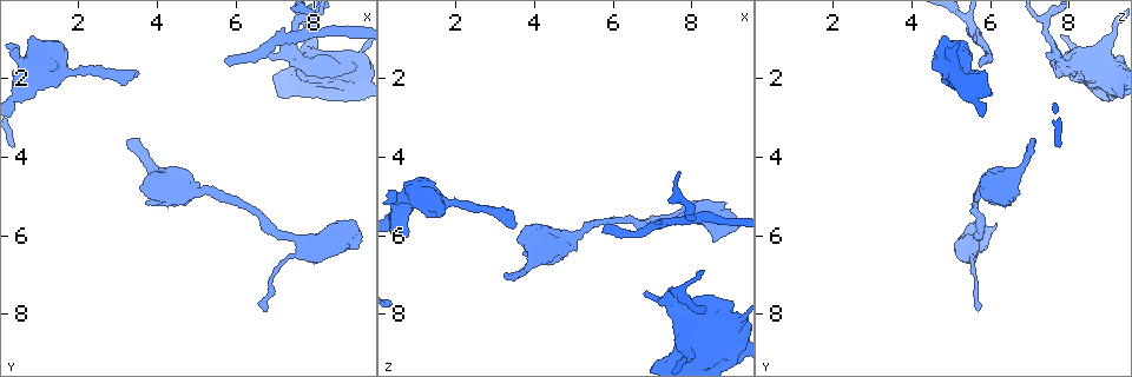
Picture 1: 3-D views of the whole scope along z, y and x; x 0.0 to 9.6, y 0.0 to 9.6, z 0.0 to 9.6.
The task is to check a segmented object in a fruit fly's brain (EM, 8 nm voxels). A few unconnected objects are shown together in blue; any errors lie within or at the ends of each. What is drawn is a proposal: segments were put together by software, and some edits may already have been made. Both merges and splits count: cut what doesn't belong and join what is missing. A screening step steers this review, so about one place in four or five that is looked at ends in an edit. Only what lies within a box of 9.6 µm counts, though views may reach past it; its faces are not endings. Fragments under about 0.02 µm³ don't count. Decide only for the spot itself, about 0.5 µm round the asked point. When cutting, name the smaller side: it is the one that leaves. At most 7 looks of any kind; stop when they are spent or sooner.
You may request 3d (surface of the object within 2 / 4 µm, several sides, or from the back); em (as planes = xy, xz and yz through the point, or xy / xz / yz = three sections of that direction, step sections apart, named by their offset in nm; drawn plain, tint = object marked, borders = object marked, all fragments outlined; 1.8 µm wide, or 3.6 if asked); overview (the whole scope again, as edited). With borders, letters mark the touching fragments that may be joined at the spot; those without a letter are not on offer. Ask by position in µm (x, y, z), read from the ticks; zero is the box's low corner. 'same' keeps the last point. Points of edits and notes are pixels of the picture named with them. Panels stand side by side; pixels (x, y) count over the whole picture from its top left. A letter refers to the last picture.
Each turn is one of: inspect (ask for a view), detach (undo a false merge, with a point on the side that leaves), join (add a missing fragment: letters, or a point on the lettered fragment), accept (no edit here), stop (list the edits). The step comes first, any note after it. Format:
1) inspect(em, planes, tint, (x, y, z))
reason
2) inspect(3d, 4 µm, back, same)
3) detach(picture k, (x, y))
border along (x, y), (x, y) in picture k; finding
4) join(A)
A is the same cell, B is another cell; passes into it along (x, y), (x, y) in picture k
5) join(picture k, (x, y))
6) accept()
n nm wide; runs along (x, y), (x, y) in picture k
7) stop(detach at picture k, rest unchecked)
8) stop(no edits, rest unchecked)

inspect(3d, 2 µm, (3.45, 1.95, 5.85))
free end

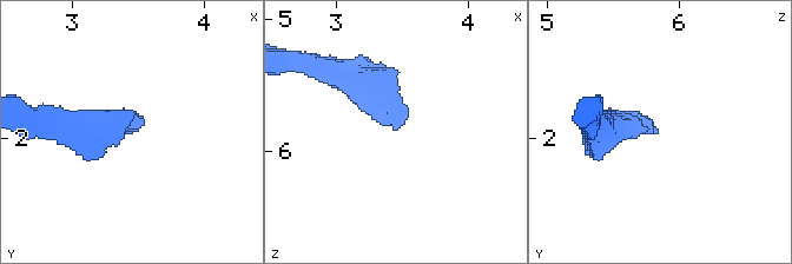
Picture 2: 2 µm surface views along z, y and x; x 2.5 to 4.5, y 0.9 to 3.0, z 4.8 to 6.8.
inspect(em, yz, step 8, borders, (3.42, 1.96, 5.82))
now the EM

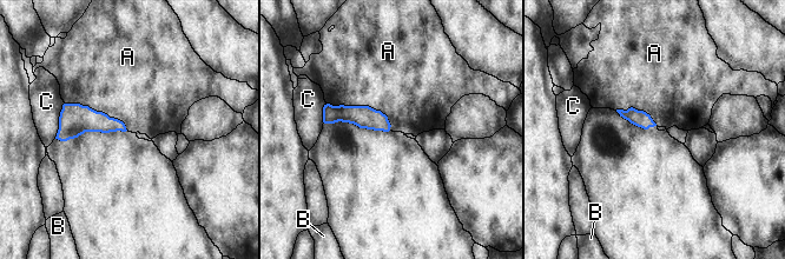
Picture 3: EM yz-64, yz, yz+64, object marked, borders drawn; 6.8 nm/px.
accept()
A, B and C are other cells; runs along (325, 110), (362, 115), (387, 127) in picture 3; none of them fits

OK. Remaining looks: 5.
inspect(em, xy, step 16, plain, (5.70, 1.65, 5.85))

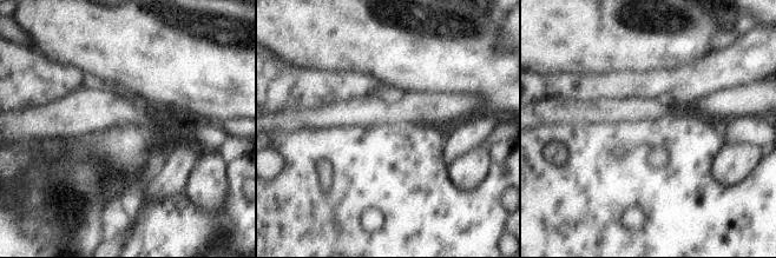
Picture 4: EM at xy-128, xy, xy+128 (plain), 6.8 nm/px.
inspect(em, xy, step 16, borders, same)
see the neighbours

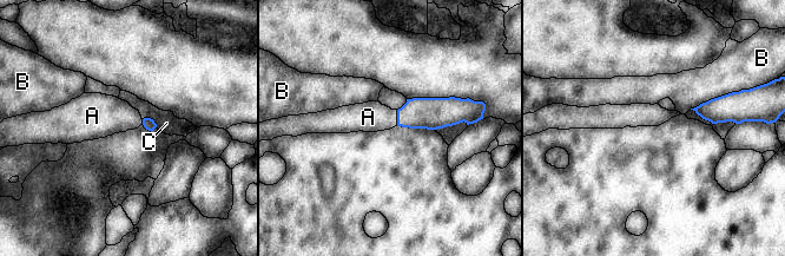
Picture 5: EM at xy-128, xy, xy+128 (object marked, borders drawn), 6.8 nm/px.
join(A)
A is the same cell, B and C are other cells; passes into it along (431, 113), (397, 118), (368, 117) in picture 5; it goes on there

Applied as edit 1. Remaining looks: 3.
inspect(3d, 2 µm, back, (7.80, 0.85, 5.55))
looks like a crossing

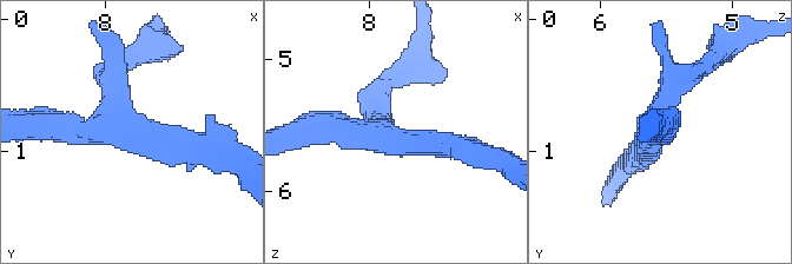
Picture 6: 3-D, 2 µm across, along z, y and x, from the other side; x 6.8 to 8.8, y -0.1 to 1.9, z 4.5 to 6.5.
inspect(em, 3.6 µm, planes, tint, (7.86, 0.84, 5.60))
4 arms

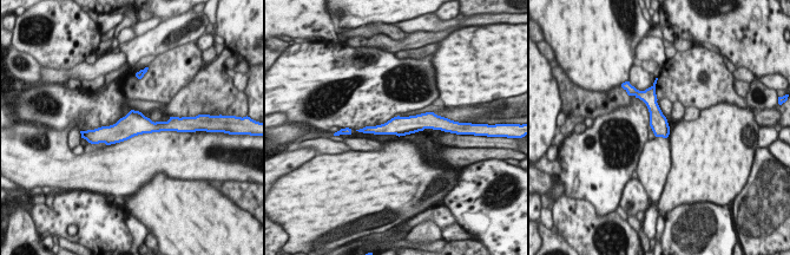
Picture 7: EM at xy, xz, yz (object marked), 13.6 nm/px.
inspect(em, 3.6 µm, planes, borders, same)

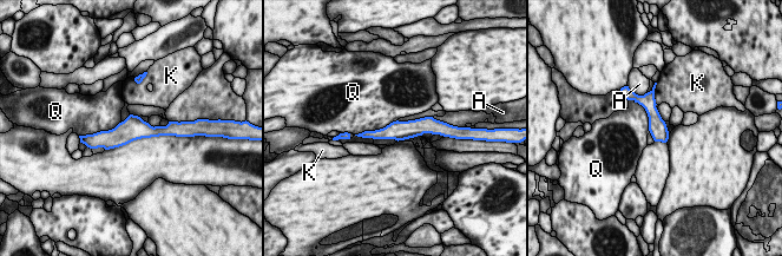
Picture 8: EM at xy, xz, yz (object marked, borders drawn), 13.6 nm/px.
accept()
A, K and Q are other cells; border along (396, 119), (382, 128), (355, 135) in picture 8; one neuron here

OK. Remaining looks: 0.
stop(join at picture 5, rest unchecked)

